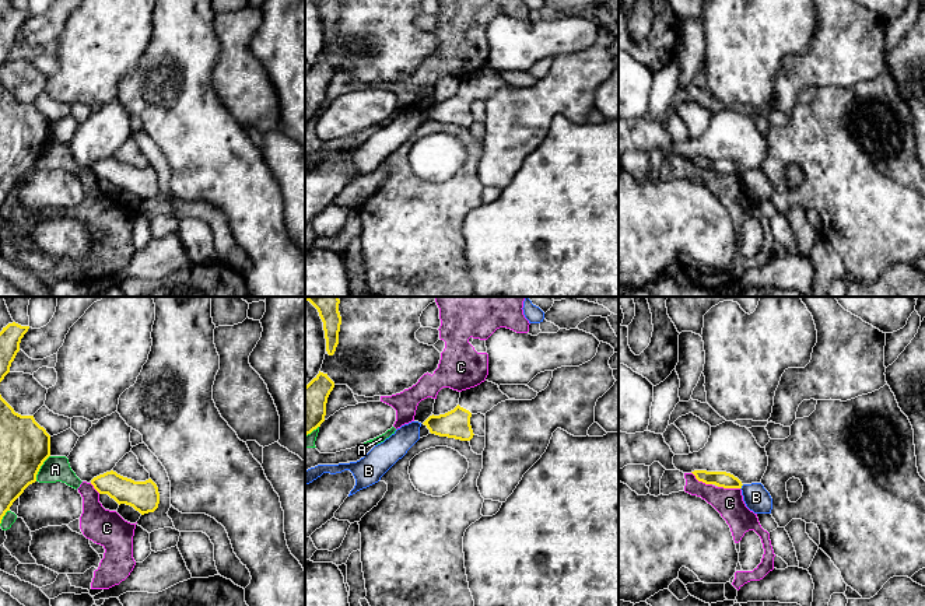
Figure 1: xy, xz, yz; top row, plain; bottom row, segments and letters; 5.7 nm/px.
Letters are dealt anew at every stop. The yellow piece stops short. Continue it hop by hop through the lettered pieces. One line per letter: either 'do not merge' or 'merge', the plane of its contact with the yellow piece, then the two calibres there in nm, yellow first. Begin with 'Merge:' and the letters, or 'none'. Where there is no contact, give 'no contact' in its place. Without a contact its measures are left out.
Merge: none
A: do not merge; contact in xy; calibres 280 and 140 nm
B: do not merge; contact in yz; calibres 90 and 150 nm
C: do not merge; contact in yz; calibres 90 and 160 nm

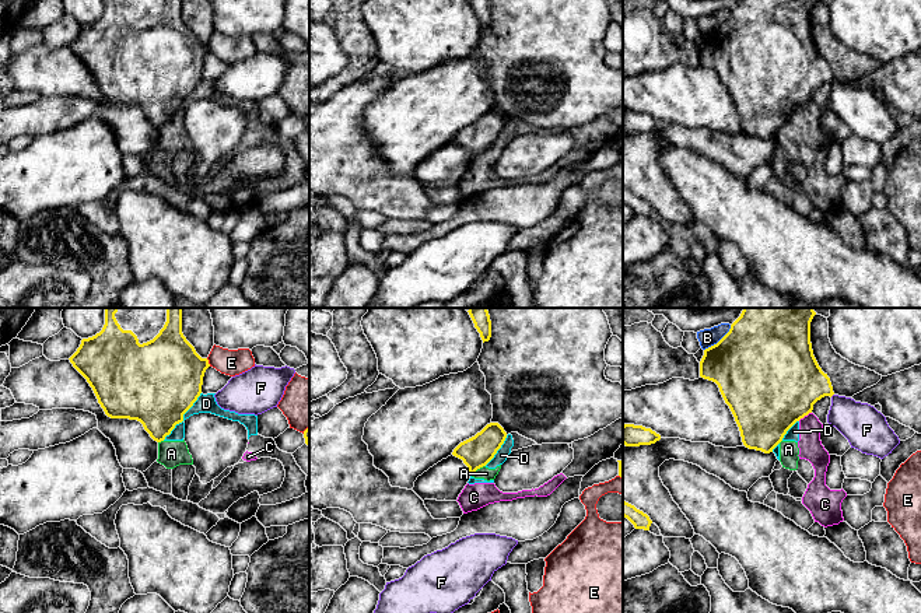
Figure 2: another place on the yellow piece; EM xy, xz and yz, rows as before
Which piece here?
Merge: none
A: do not merge; contact in xz; calibres 180 and 70 nm
B: do not merge; contact in yz; calibres 500 and 110 nm
C: do not merge; contact in yz; calibres 500 and 140 nm
D: do not merge; contact in xy; calibres 480 and 110 nm
E: do not merge; contact in xy; calibres 420 and 150 nm
F: do not merge; contact in yz; calibres 360 and 240 nm

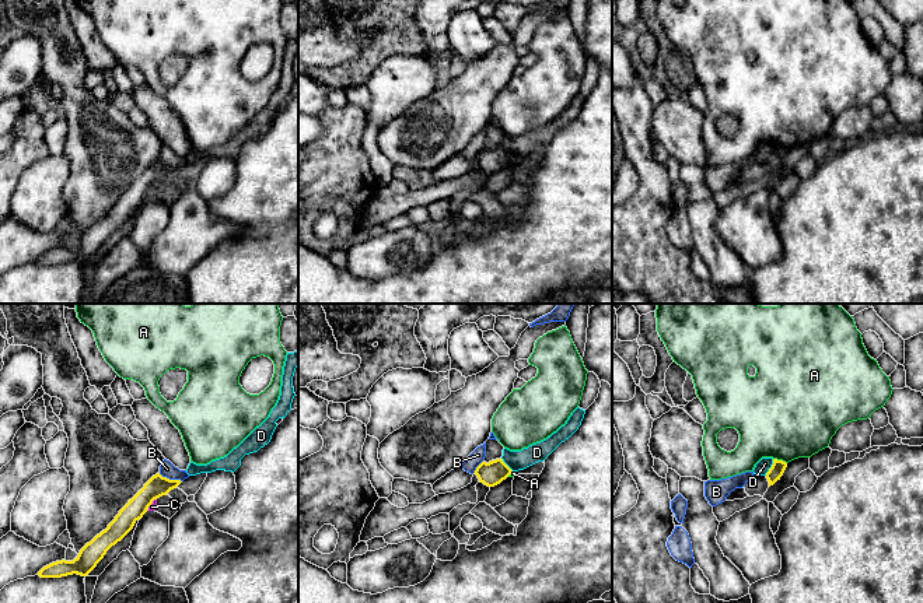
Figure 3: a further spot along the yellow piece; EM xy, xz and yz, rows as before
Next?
Merge: none
A: do not merge; contact in yz; calibres 80 and 480 nm
B: do not merge; contact in xy; calibres 120 and 90 nm
C: do not merge; contact in xy; calibres 120 and 40 nm
D: do not merge; contact in yz; calibres 80 and 80 nm

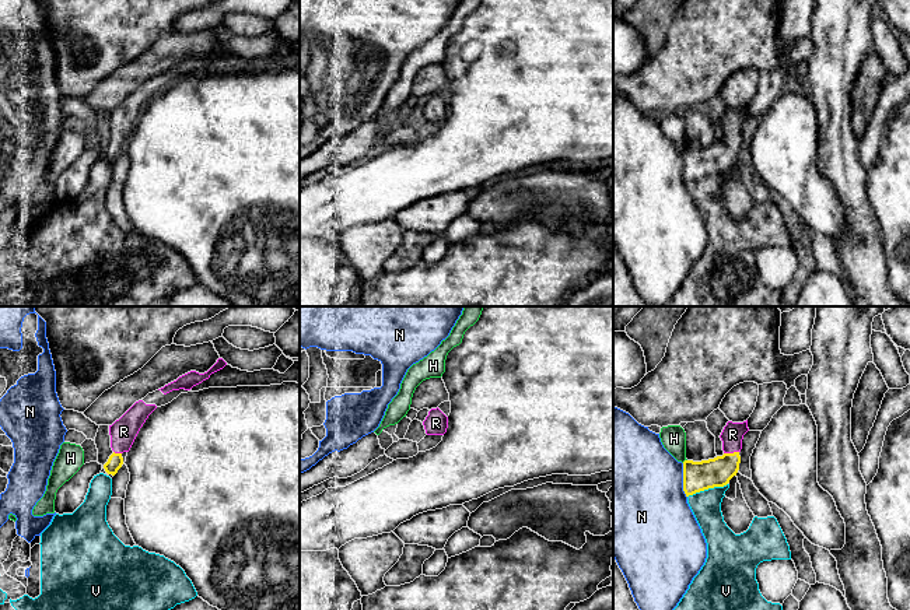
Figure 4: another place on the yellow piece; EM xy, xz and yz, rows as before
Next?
Merge: R
H: do not merge; contact in yz; calibres 180 and 140 nm
N: do not merge; contact in yz; calibres 180 and 500 nm
R: merge; contact in yz; calibres 180 and 130 nm
V: do not merge; contact in yz; calibres 180 and 180 nm

